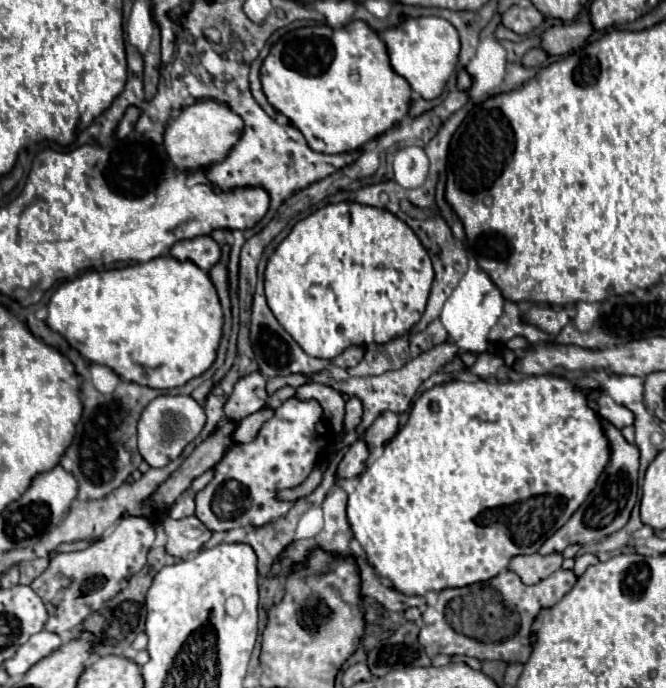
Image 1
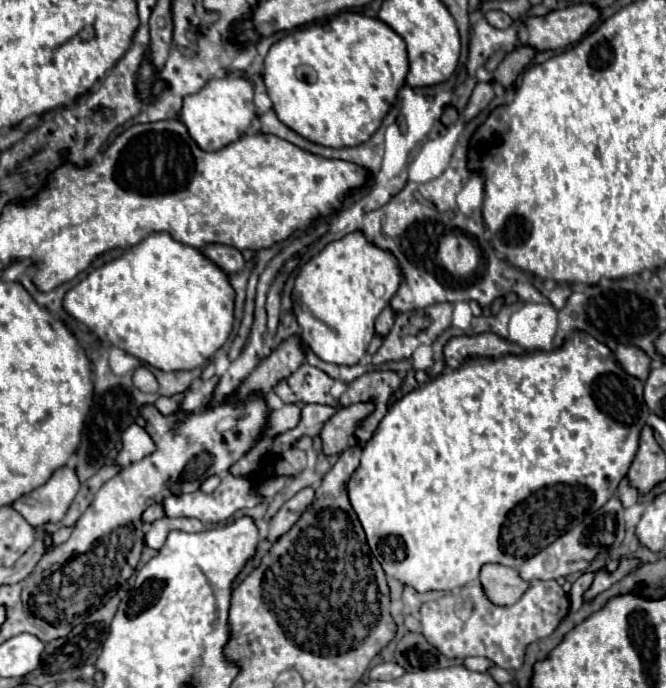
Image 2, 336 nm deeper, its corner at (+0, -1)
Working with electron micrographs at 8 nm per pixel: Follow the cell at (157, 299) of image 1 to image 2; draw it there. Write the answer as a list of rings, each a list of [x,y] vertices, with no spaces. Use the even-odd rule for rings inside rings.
[[[152,233],[148,235],[142,243],[130,247],[124,255],[120,255],[118,259],[94,269],[86,279],[82,279],[76,287],[72,287],[66,297],[64,297],[64,309],[80,323],[84,323],[102,343],[108,343],[112,347],[118,347],[130,355],[134,355],[136,359],[140,359],[142,363],[150,365],[150,367],[156,367],[160,371],[190,371],[190,369],[198,369],[202,367],[228,339],[230,331],[232,331],[232,321],[234,321],[234,289],[232,285],[228,283],[228,275],[218,269],[210,259],[206,259],[202,255],[200,249],[194,249],[194,247],[188,247],[188,245],[182,245],[178,241],[174,241],[168,233]]]

